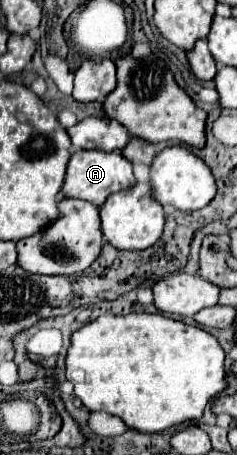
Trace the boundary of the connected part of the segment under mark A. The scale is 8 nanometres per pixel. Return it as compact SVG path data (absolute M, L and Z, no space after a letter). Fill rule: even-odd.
M78 150L70 156L66 180L62 184L62 194L66 198L80 198L86 202L92 202L94 206L102 208L106 198L112 192L128 190L136 184L136 178L132 174L132 164L120 154L120 152L100 152L100 150Z

